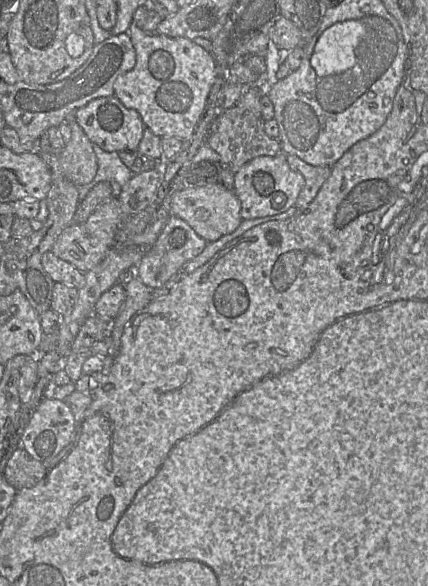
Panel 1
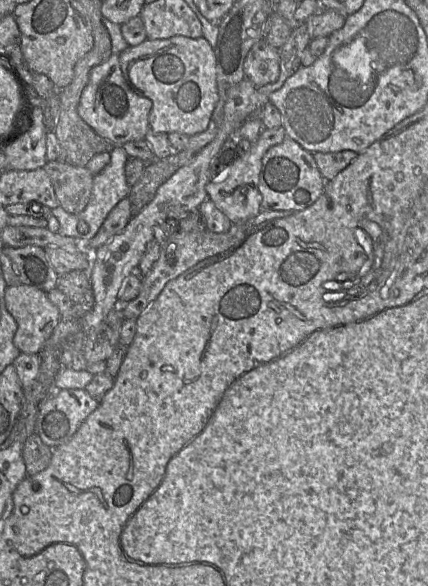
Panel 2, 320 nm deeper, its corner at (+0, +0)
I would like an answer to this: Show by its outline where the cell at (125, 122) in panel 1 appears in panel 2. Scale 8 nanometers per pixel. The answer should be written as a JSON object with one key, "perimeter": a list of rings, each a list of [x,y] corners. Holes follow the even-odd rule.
{"perimeter":[[[112,54],[104,63],[92,69],[89,81],[78,104],[79,116],[101,137],[115,146],[130,141],[145,139],[149,130],[149,114],[153,103],[146,97],[139,97],[126,84],[119,55]]]}

